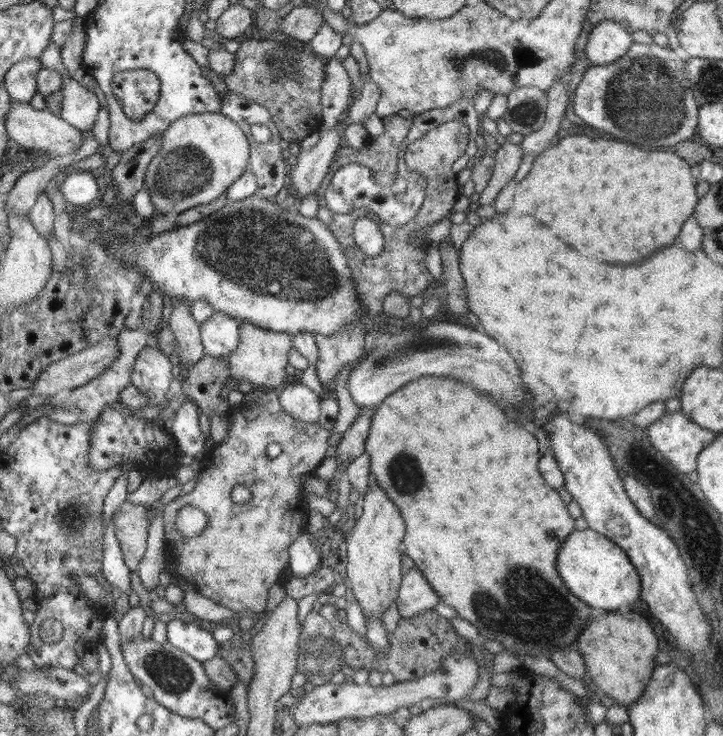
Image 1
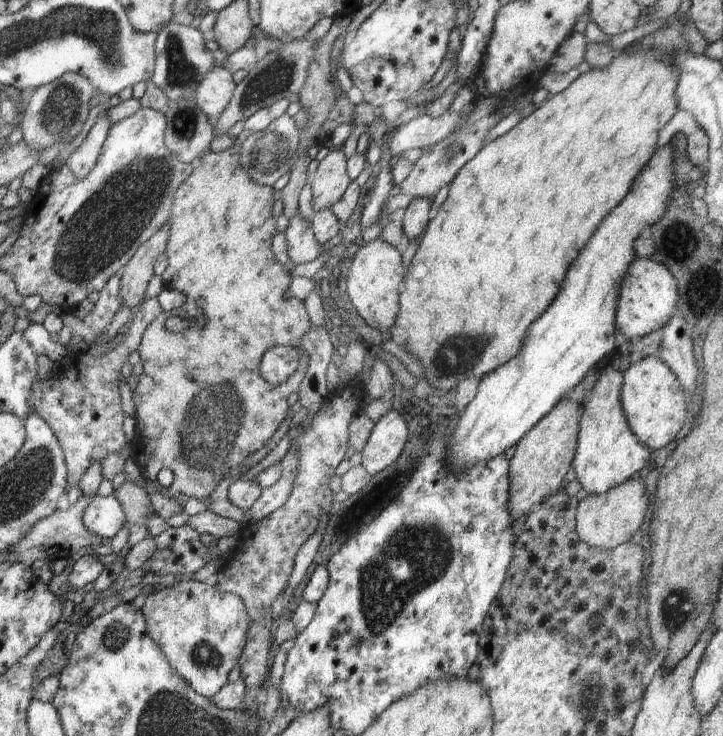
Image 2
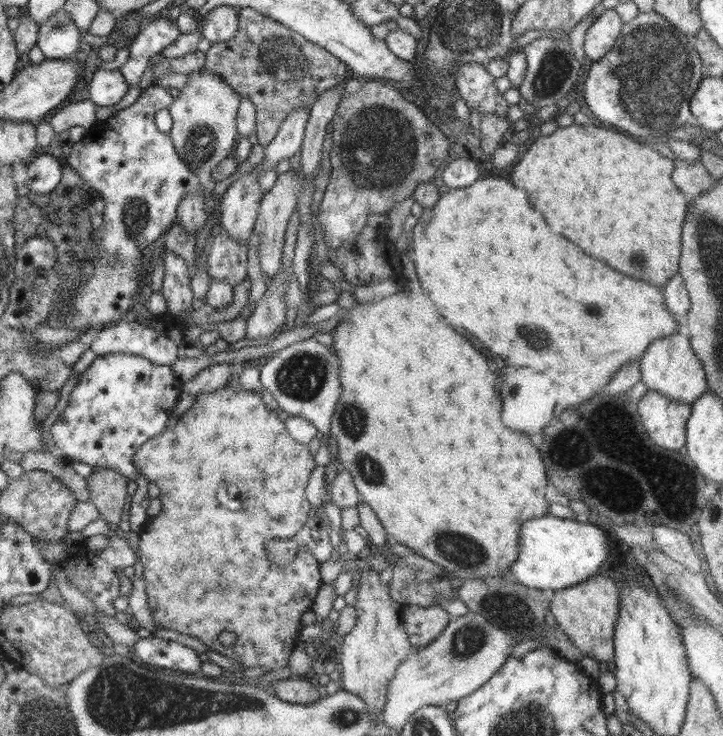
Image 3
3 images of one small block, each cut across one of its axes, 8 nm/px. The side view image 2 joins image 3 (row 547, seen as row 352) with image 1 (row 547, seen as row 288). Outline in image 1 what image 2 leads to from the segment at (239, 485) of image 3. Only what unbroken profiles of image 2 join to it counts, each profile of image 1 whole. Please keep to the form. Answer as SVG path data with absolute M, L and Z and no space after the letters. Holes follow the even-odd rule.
M266 388L255 389L259 397L256 402L256 406L250 406L243 404L242 402L235 405L236 414L230 416L224 415L224 418L228 419L228 434L226 438L222 440L219 444L215 444L214 448L205 455L204 459L201 461L198 472L196 473L197 482L191 492L184 495L181 498L175 498L164 507L163 523L165 524L164 530L166 534L166 548L168 548L168 560L170 564L174 564L176 568L176 574L180 579L183 579L186 584L192 584L194 588L204 596L211 598L216 601L216 604L220 606L225 606L236 613L241 610L252 610L252 612L264 612L266 608L266 599L268 598L268 590L274 586L276 583L284 583L282 580L285 577L285 573L289 568L289 552L288 548L290 545L303 533L307 532L307 520L309 517L309 508L304 499L307 495L303 491L303 484L305 480L309 478L314 472L315 468L325 459L326 450L328 450L328 438L331 432L322 428L316 424L308 424L303 420L295 419L292 415L289 415L280 404L278 391L268 390ZM271 443L279 444L282 447L282 452L276 458L270 458L266 455L266 449ZM236 484L242 484L244 488L248 488L252 492L252 498L250 502L246 504L234 503L230 497L232 490ZM183 506L193 506L194 508L199 508L204 514L210 518L210 522L207 522L206 528L202 531L202 536L193 536L192 538L185 538L179 533L175 532L175 518L177 516L177 510Z

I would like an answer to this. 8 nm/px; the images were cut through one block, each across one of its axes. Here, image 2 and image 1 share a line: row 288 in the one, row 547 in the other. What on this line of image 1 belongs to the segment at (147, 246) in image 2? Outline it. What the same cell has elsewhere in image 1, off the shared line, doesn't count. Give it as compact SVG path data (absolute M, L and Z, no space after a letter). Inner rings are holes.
M124 501L111 517L117 541L129 572L138 570L138 564L146 552L148 536L148 506Z

